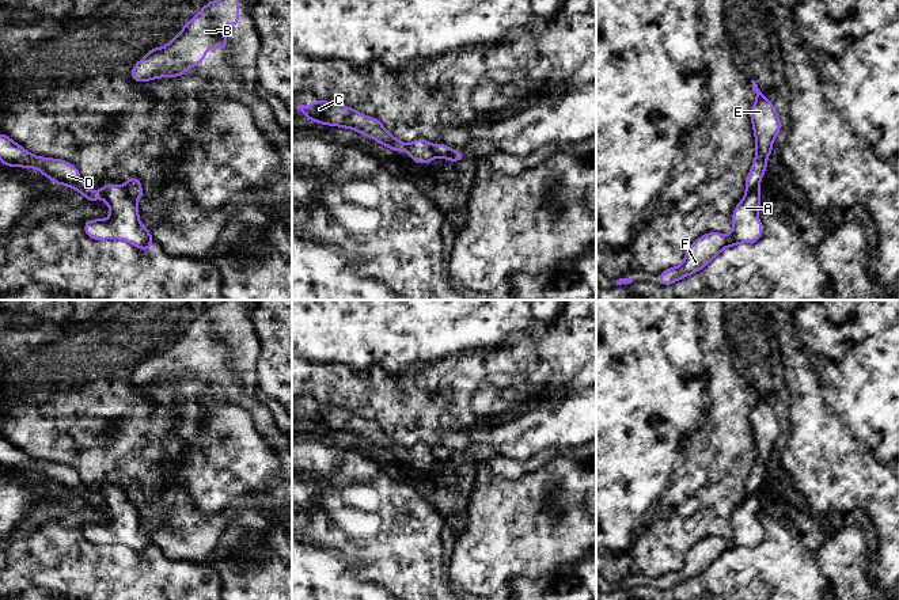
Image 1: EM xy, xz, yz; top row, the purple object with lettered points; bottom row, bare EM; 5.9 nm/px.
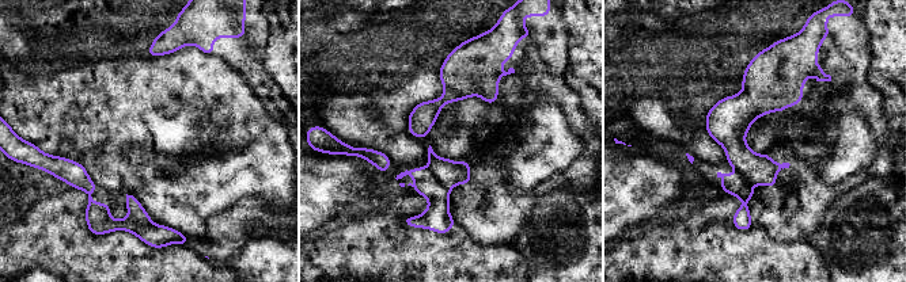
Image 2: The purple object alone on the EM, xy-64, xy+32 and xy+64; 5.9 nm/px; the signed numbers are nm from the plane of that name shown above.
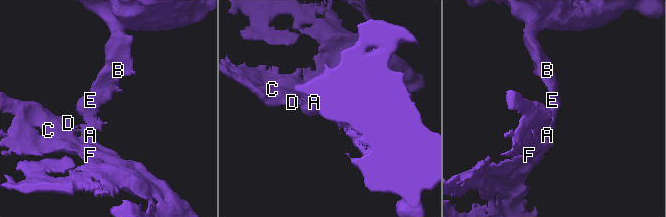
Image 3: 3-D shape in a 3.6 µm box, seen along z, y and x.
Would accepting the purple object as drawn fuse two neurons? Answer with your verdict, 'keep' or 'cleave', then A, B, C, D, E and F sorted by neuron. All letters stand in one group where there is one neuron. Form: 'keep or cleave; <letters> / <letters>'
cleave; A C D F / B E

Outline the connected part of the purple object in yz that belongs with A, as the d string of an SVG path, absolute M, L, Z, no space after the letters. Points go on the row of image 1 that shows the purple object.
M759 187L747 191L732 213L732 233L706 232L698 238L686 251L683 262L678 267L669 267L660 273L659 285L671 285L689 274L702 270L724 248L740 243L755 243L763 235L763 227L758 217L760 208Z

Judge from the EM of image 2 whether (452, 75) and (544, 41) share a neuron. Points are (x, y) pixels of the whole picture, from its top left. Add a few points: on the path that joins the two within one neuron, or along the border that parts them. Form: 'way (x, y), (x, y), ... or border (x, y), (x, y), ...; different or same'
way (476, 65), (486, 57), (520, 42); same

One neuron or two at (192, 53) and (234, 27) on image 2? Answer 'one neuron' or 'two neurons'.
two neurons

